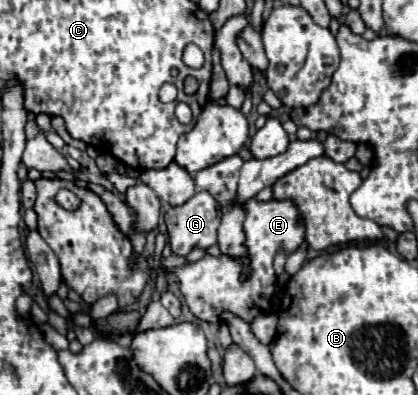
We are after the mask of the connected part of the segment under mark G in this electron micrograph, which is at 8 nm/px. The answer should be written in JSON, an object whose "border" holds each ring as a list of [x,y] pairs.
{"border":[[[198,192],[186,204],[168,208],[164,222],[172,252],[178,256],[188,256],[188,252],[196,246],[208,248],[216,244],[220,208],[208,192]]]}

